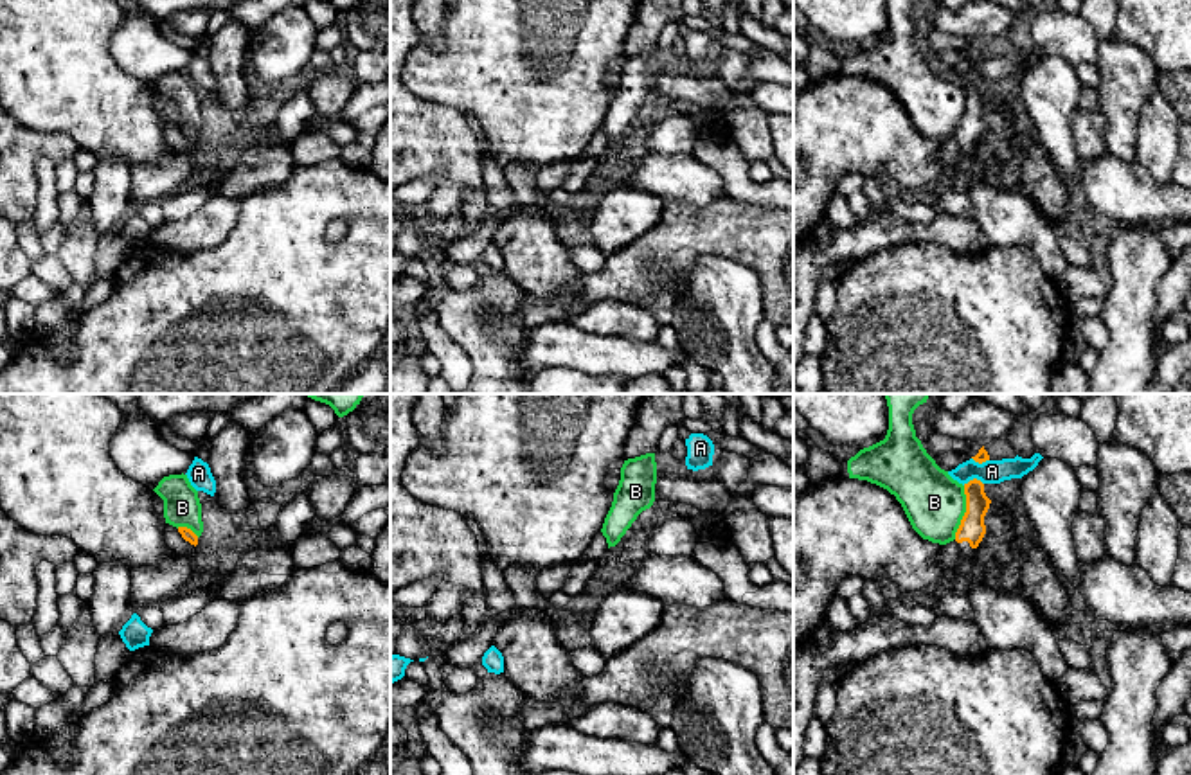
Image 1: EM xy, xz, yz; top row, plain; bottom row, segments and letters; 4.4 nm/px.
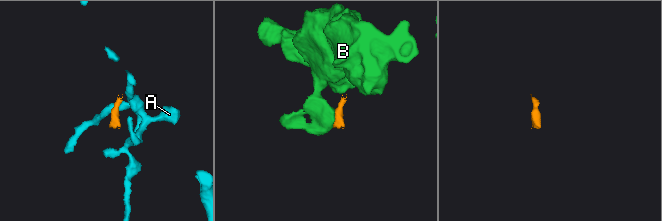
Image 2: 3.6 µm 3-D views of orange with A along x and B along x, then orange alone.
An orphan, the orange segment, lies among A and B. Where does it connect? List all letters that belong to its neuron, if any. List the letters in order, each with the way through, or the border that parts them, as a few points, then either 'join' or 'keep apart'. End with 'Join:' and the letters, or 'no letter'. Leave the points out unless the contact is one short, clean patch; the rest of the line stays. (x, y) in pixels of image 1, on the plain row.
A: along yz (983, 80), (974, 76), (963, 81) | keep apart
B: along yz (965, 83), (965, 112), (954, 135) | keep apart
Join: no letter

